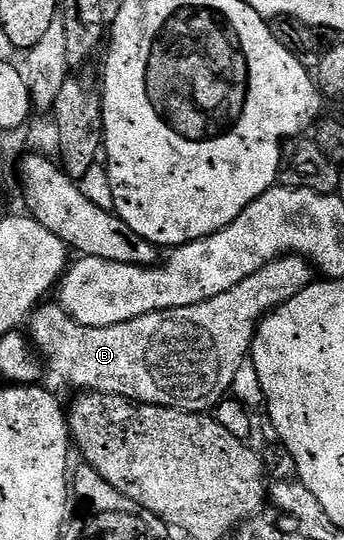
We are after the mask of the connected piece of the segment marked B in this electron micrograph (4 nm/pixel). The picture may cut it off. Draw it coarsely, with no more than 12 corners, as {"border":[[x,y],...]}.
{"border":[[280,256],[221,296],[116,326],[29,319],[76,391],[211,412],[256,326],[311,285]]}

